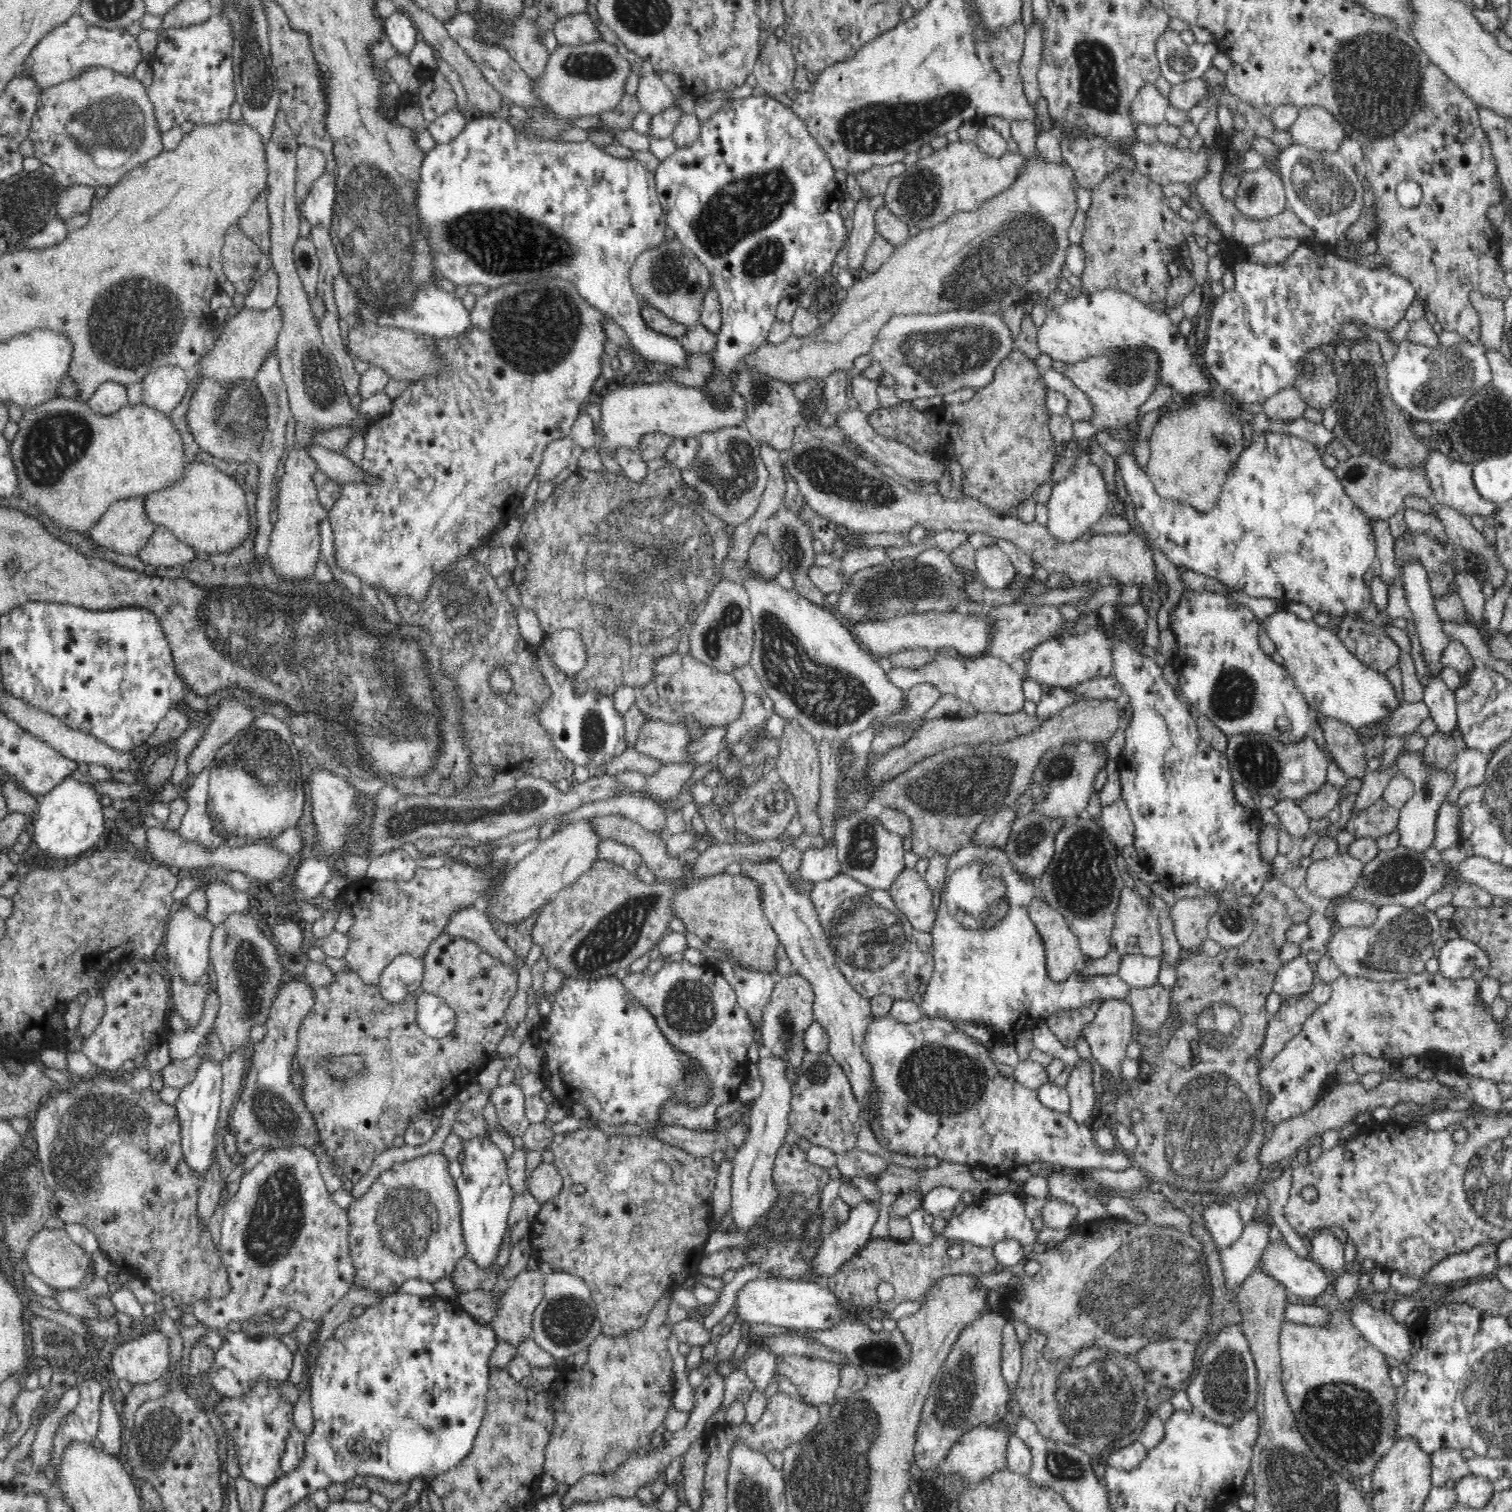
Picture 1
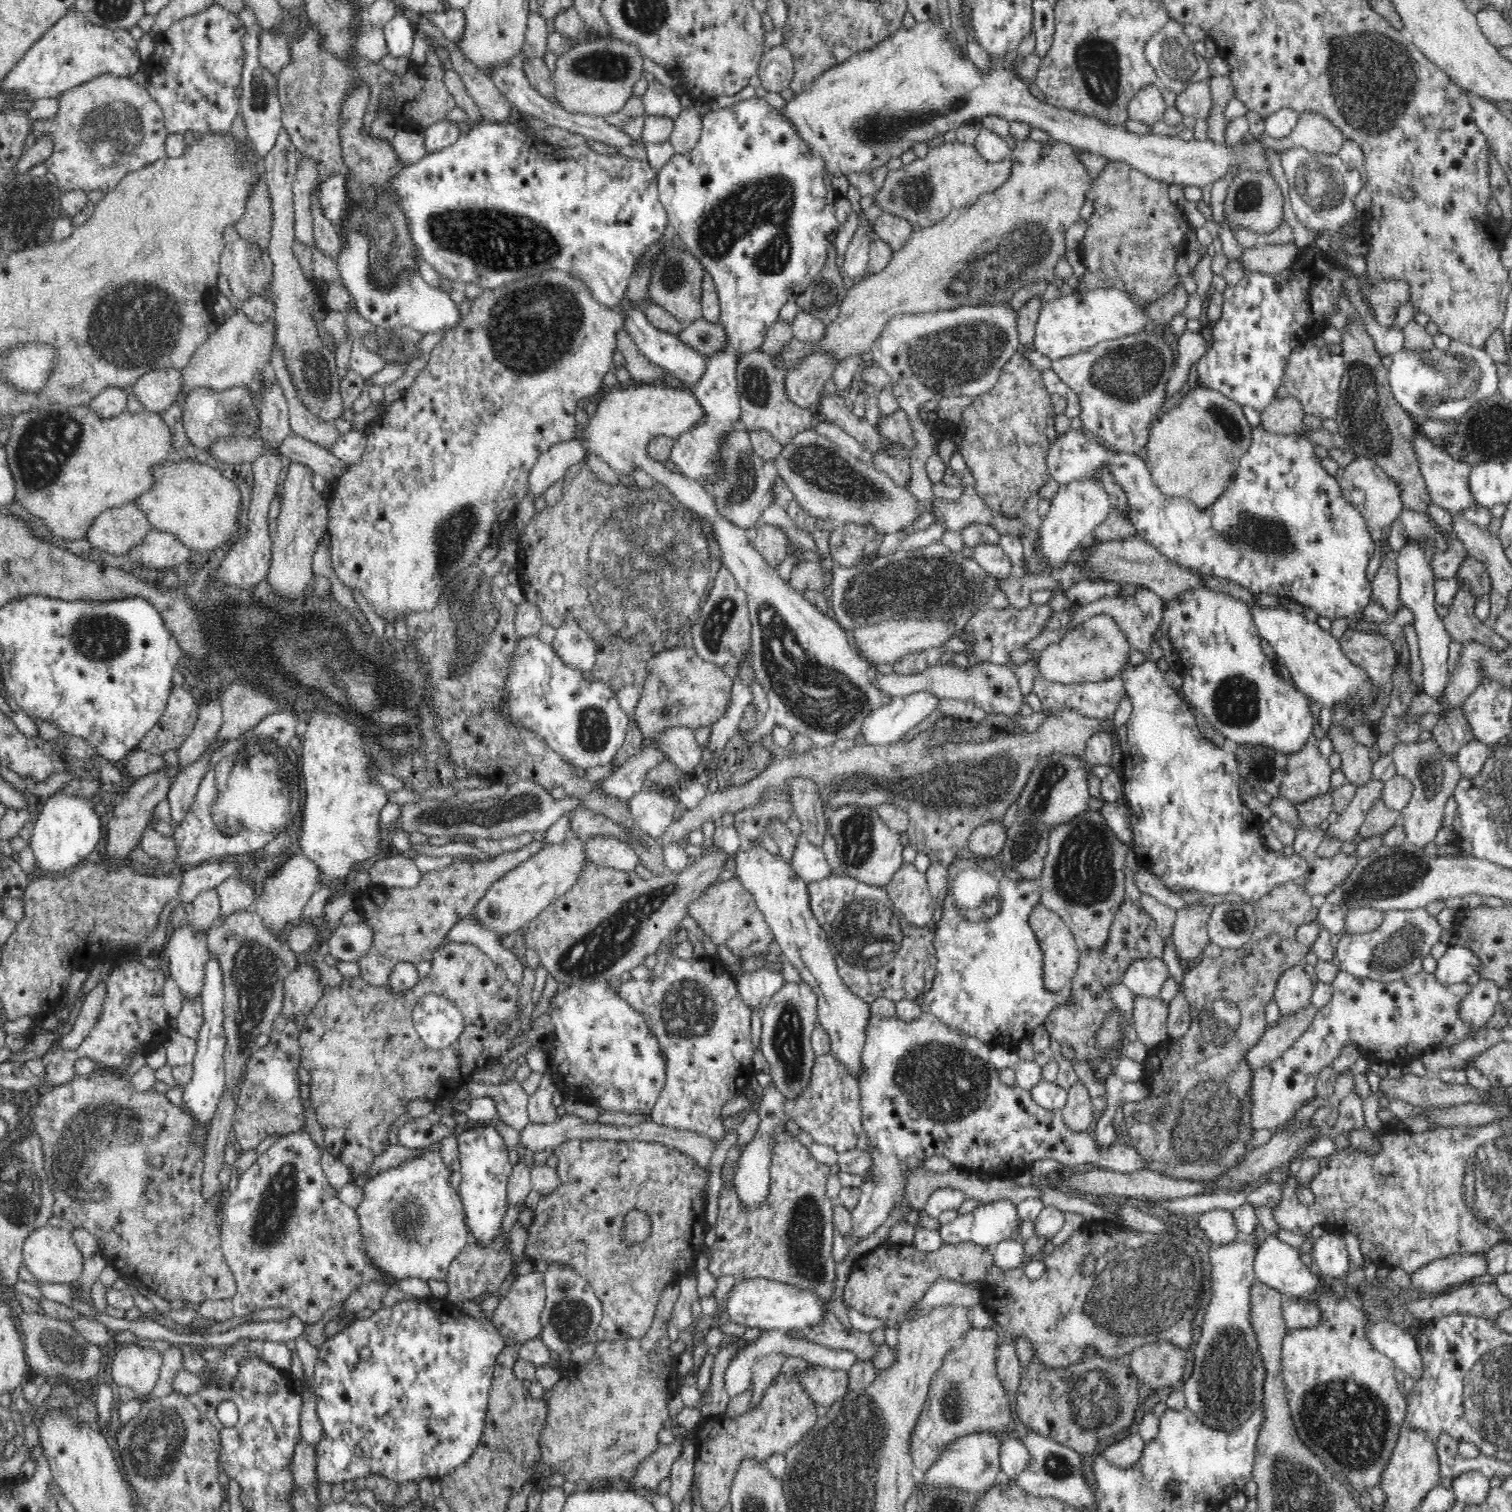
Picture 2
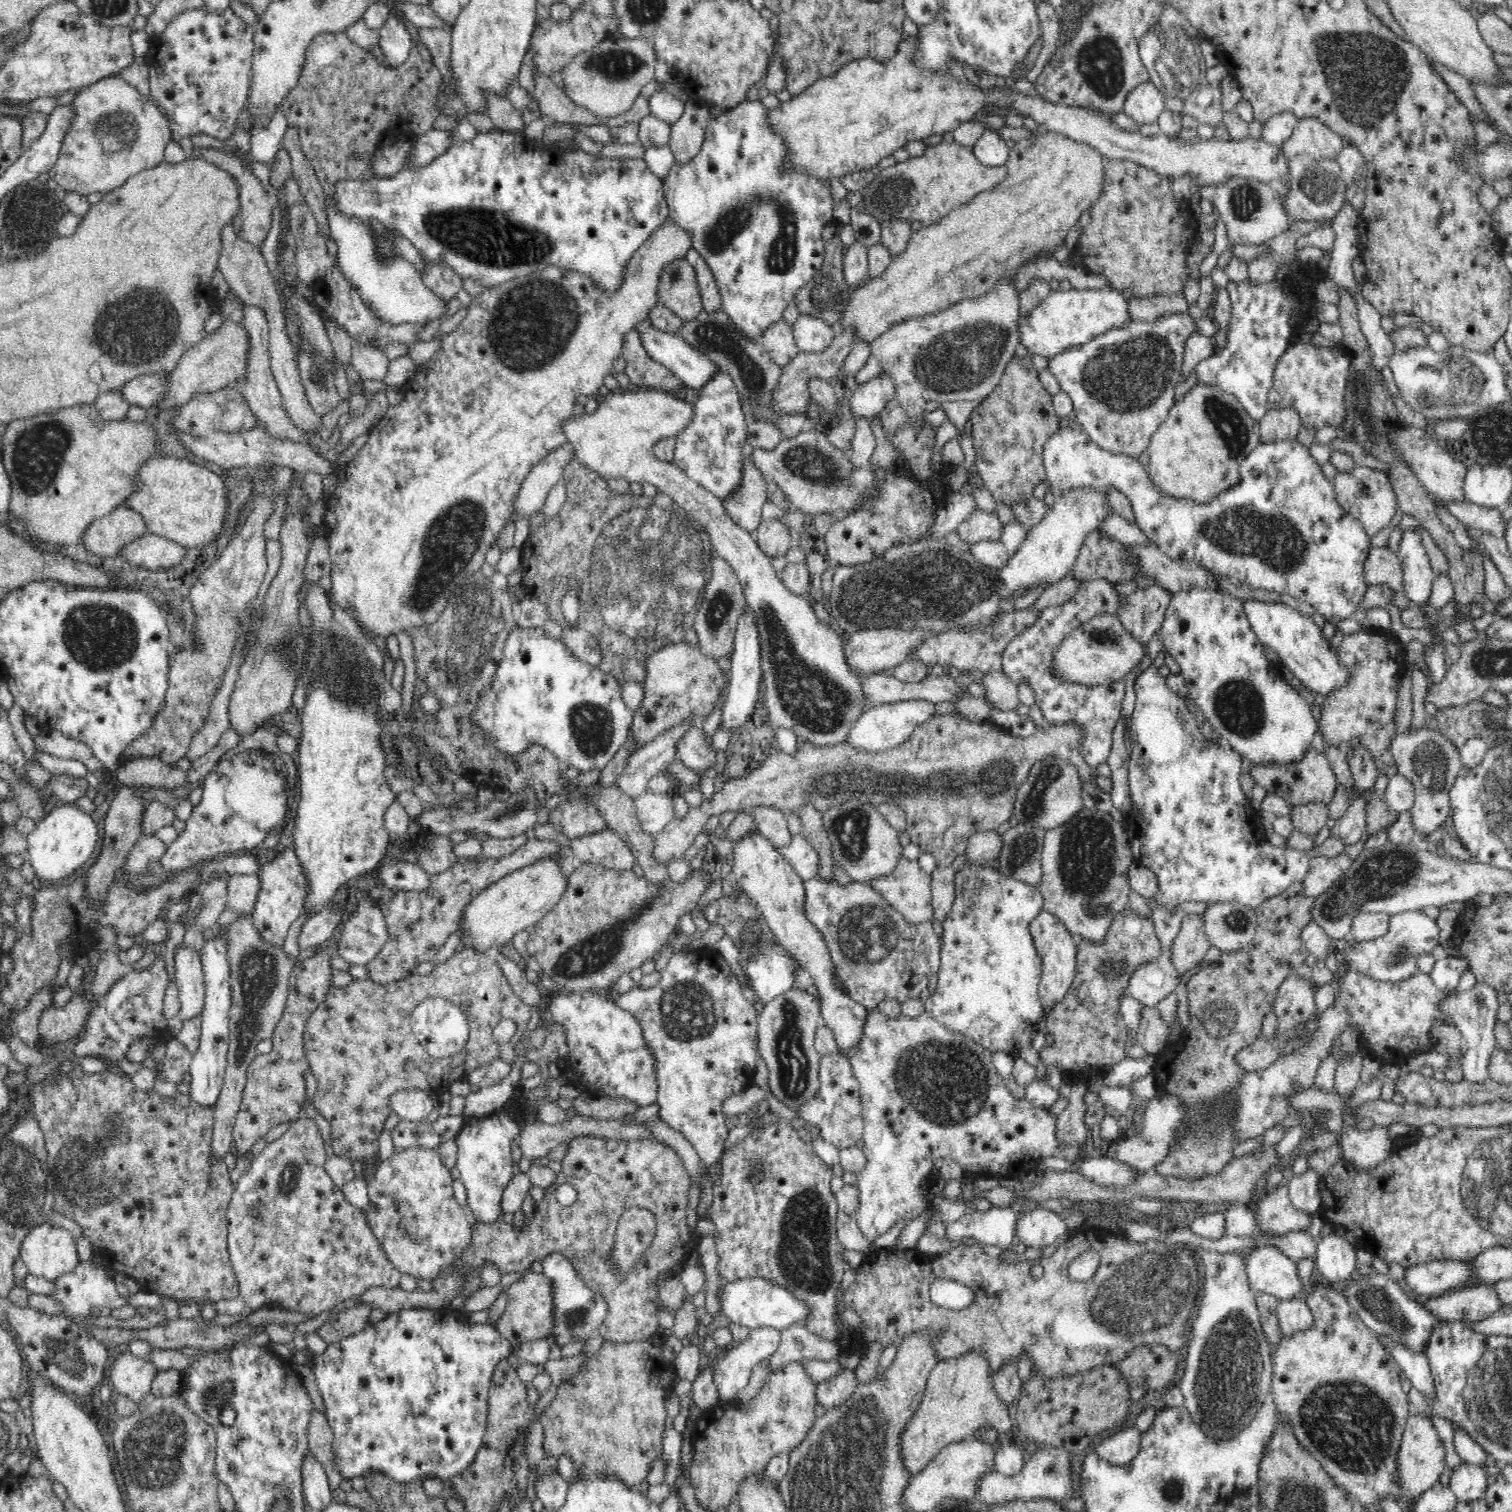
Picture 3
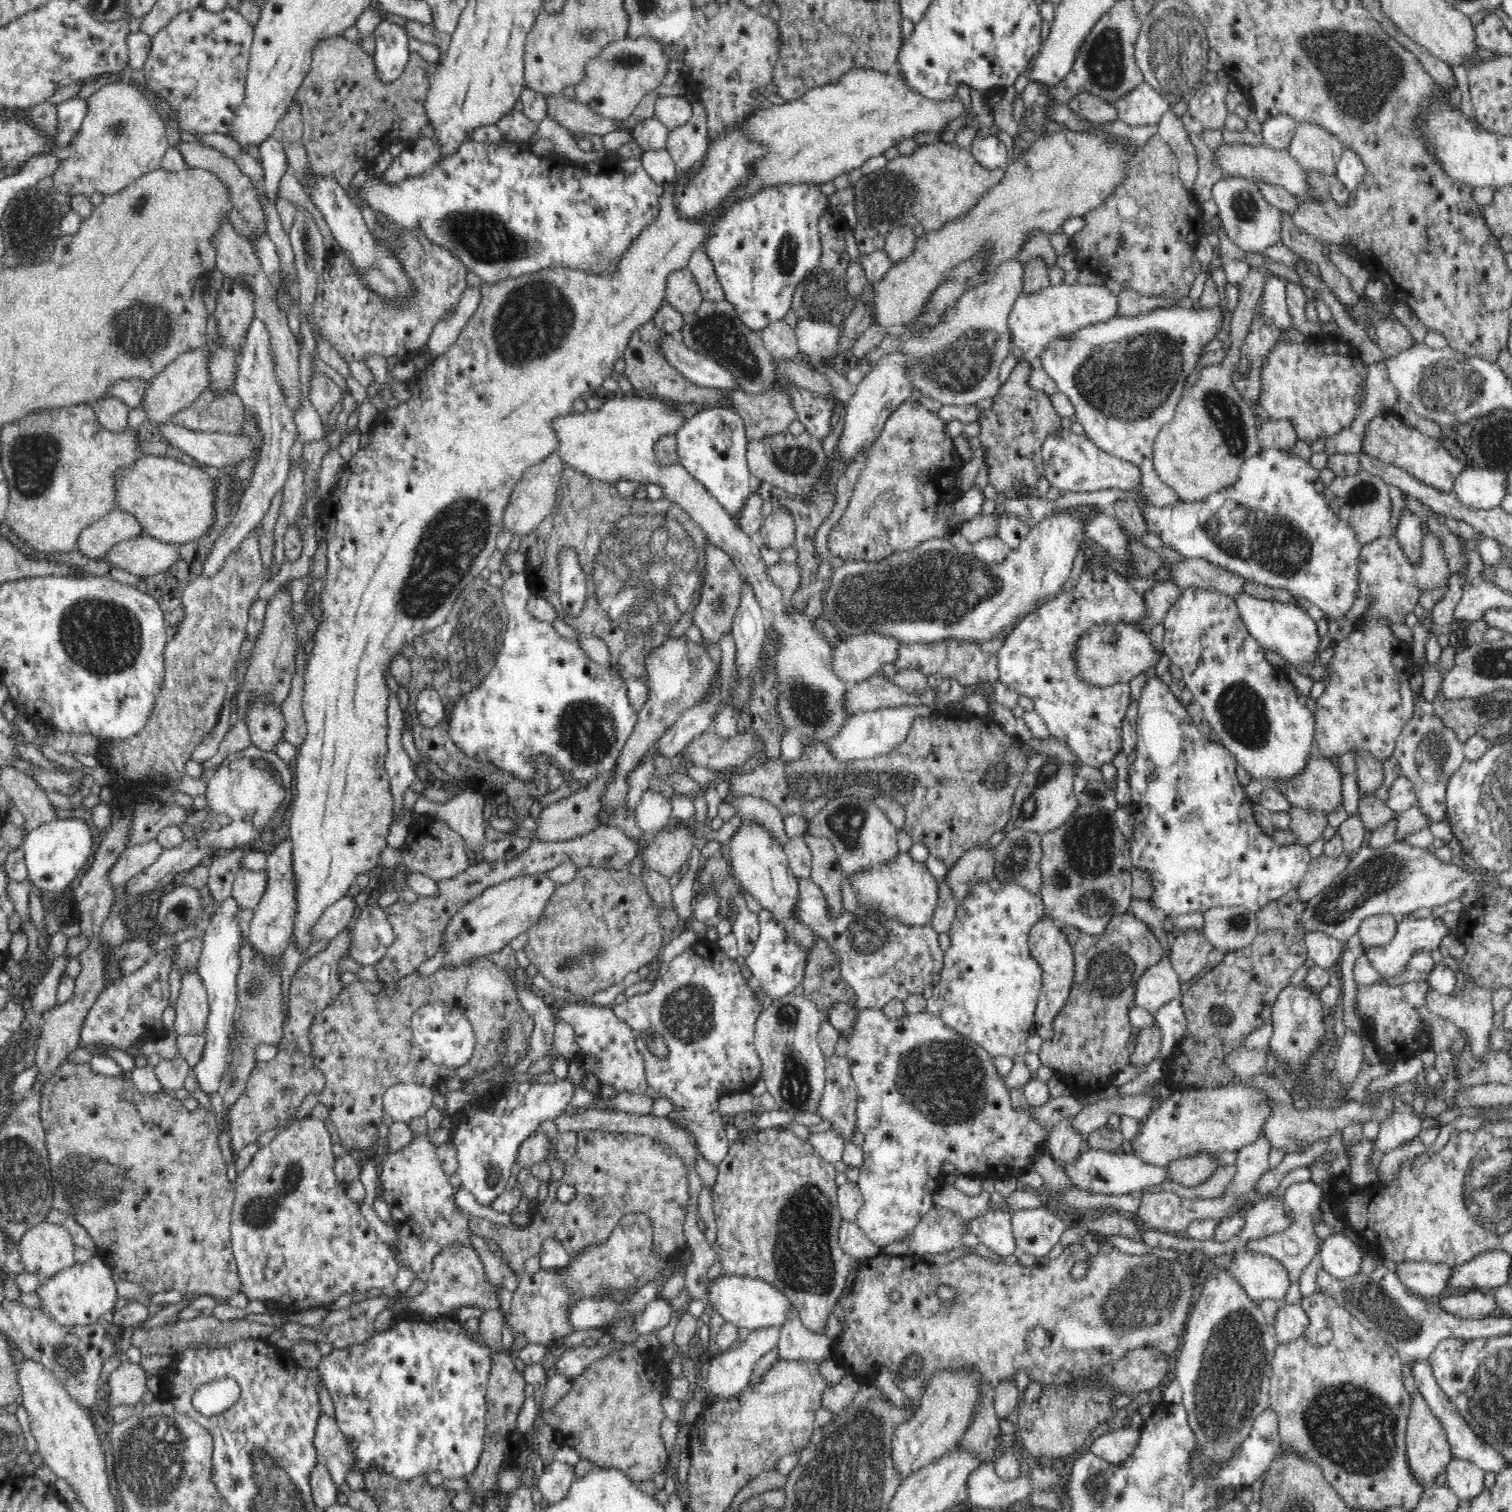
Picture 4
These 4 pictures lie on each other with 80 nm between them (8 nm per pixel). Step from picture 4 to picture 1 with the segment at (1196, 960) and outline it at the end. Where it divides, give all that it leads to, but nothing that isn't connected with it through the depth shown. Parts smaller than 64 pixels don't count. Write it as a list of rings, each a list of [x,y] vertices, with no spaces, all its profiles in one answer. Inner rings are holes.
[[[1182,898],[1170,909],[1173,929],[1183,955],[1200,953],[1203,942],[1208,938],[1207,924],[1210,917],[1218,910],[1222,900],[1215,898]]]

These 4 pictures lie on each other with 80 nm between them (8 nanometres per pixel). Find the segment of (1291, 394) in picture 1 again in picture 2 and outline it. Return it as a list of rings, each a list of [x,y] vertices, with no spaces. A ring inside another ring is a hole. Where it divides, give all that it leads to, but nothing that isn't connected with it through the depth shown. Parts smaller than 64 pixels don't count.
[[[1290,395],[1274,398],[1261,412],[1260,426],[1274,434],[1289,435],[1299,432],[1304,415],[1298,399]]]

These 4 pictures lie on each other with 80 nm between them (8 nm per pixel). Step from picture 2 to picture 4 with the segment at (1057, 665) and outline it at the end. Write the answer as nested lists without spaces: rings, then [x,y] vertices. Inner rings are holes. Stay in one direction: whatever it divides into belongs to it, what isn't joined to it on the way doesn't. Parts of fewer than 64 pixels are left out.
[[[1104,623],[1089,628],[1081,638],[1074,643],[1071,660],[1077,665],[1077,673],[1090,684],[1112,686],[1116,682],[1125,682],[1139,674],[1144,674],[1150,668],[1155,668],[1164,655],[1162,650],[1152,645],[1148,633],[1138,627],[1124,624]]]

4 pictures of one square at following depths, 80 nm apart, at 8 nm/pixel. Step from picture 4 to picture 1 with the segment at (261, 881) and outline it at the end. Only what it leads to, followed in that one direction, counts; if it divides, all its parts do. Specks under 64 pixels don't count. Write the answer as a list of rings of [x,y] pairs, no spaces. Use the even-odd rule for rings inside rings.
[[[214,881],[206,888],[208,897],[207,919],[214,925],[226,920],[234,913],[248,912],[250,896],[246,891],[239,891],[224,881]]]

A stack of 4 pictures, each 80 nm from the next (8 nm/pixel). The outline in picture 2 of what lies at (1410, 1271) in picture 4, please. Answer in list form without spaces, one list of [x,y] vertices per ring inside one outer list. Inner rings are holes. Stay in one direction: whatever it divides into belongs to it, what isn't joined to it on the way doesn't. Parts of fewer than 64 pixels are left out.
[[[1484,1253],[1453,1254],[1445,1259],[1429,1262],[1422,1269],[1410,1274],[1412,1288],[1417,1288],[1422,1296],[1438,1294],[1448,1286],[1470,1283],[1477,1276],[1486,1274]]]

